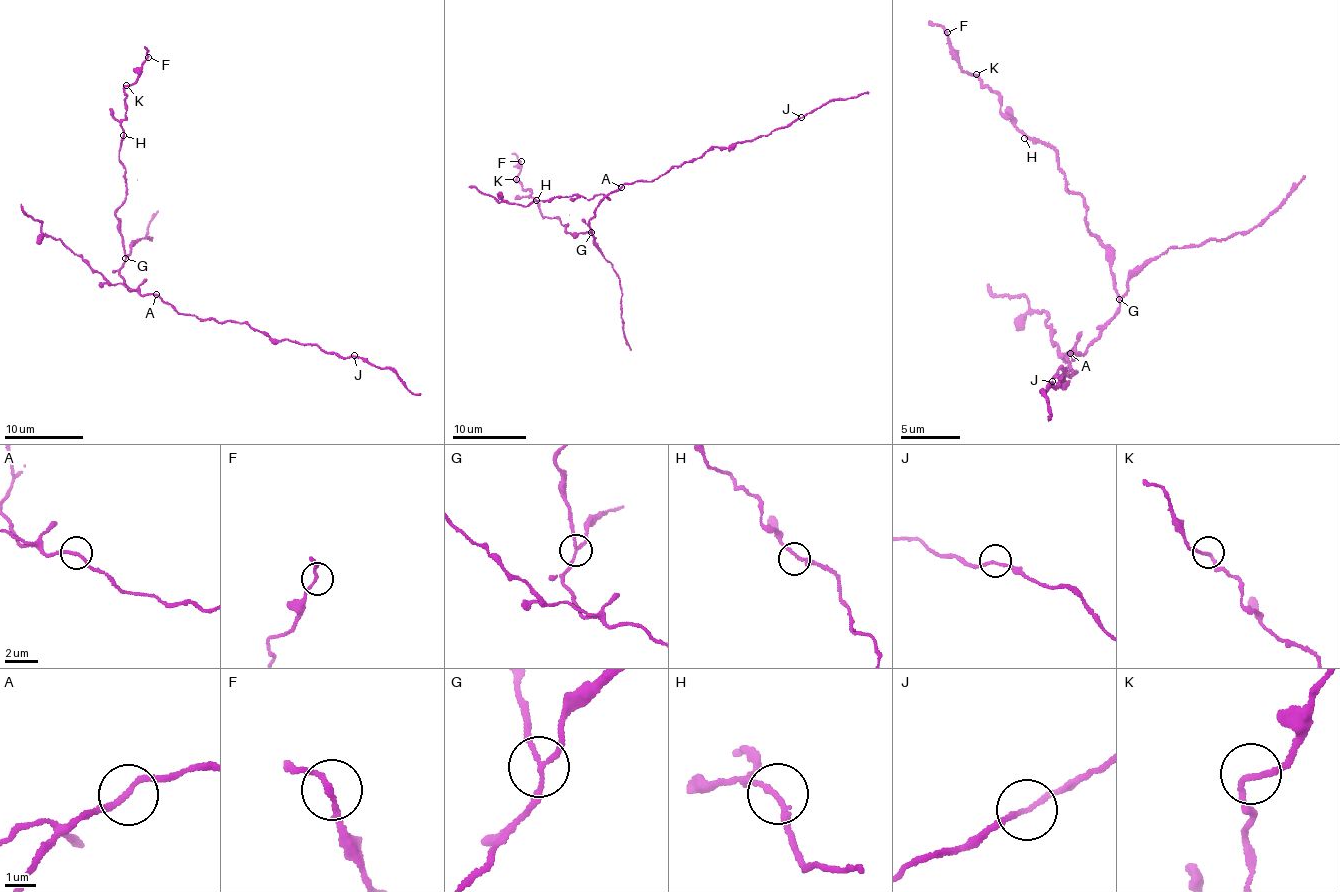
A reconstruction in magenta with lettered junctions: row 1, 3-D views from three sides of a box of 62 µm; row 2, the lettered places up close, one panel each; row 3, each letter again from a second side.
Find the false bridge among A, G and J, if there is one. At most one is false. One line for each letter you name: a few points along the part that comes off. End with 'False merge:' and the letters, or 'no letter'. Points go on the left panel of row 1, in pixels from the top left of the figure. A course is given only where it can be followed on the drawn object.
G: course (126, 257), (118, 207), (127, 178), (119, 157), (123, 89), (136, 81), (144, 47)
False merge: G

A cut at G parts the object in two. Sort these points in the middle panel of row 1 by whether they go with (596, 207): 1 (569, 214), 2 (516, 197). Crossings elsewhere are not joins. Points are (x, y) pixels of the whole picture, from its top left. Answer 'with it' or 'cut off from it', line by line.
1: cut off from it
2: cut off from it

